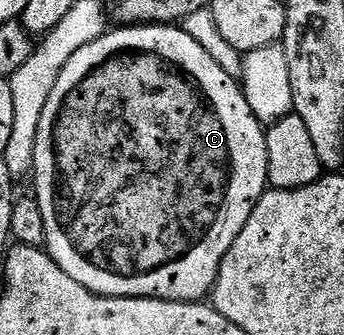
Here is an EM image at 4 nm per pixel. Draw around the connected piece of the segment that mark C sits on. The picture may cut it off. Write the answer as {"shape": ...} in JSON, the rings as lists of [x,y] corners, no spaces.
{"shape":[[[142,24],[116,29],[110,29],[99,40],[79,48],[79,52],[75,52],[75,56],[71,56],[71,60],[67,62],[67,68],[63,68],[63,72],[59,72],[59,80],[55,80],[55,92],[51,92],[51,100],[47,100],[47,108],[43,108],[43,120],[39,120],[39,136],[35,136],[35,156],[33,157],[31,179],[33,178],[34,184],[37,185],[35,199],[42,210],[43,224],[46,228],[44,245],[47,247],[48,254],[55,260],[55,264],[59,264],[59,268],[63,268],[63,272],[67,272],[67,276],[71,276],[71,280],[75,280],[75,284],[83,284],[83,288],[87,288],[93,294],[101,294],[105,298],[162,298],[164,302],[201,302],[212,295],[217,273],[223,264],[223,256],[227,256],[231,244],[235,244],[235,236],[239,236],[239,232],[243,232],[243,224],[247,224],[255,204],[269,186],[267,144],[265,143],[267,130],[264,125],[261,127],[261,122],[257,119],[252,104],[249,103],[252,101],[247,97],[242,83],[236,78],[227,76],[227,72],[223,72],[223,68],[219,68],[219,64],[215,64],[215,60],[211,60],[211,56],[207,56],[205,49],[199,44],[195,44],[195,40],[191,40],[191,36],[187,36],[185,29],[178,28],[173,24]]]}

